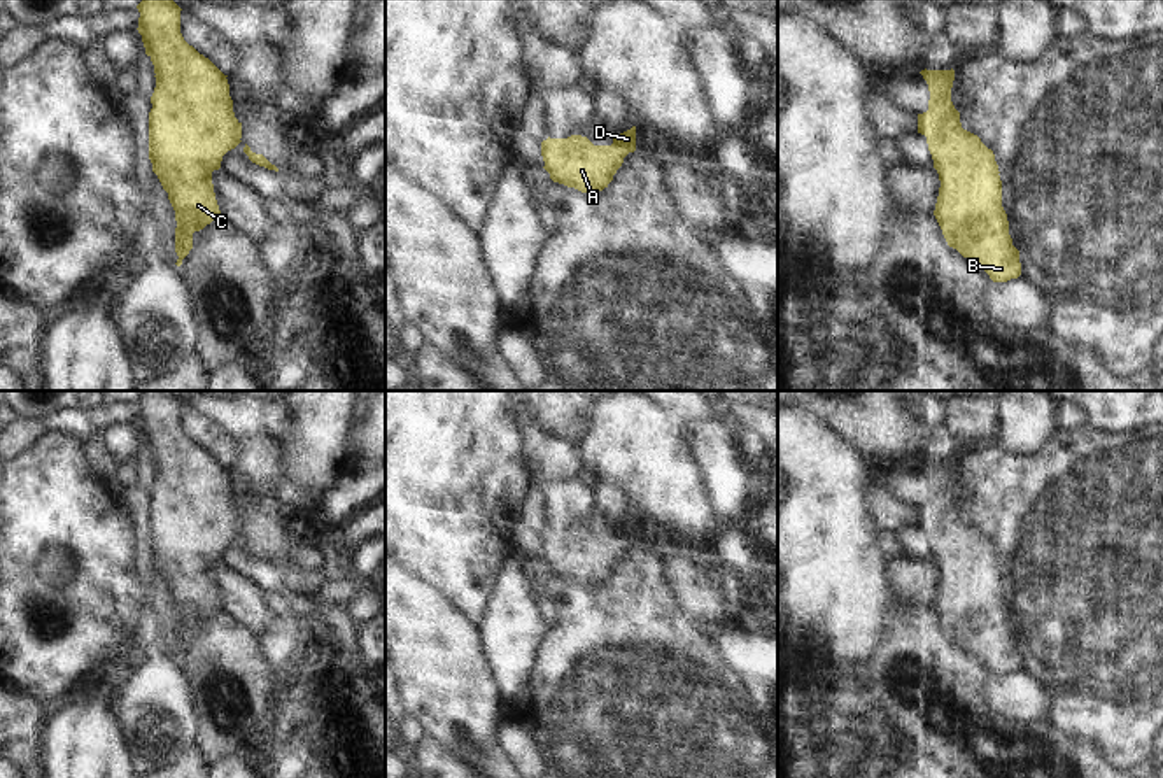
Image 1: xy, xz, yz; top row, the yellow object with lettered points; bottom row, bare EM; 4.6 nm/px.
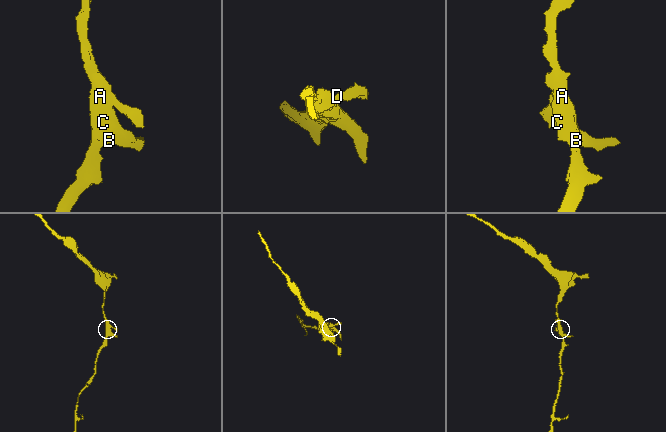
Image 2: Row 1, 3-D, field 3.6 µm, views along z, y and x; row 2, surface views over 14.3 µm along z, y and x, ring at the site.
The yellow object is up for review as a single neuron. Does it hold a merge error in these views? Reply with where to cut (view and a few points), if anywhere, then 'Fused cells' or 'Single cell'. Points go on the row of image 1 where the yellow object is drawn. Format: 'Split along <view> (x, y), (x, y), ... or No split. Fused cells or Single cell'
No split. Single cell.

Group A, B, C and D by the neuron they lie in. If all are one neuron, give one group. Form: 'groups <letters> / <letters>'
groups A B C D

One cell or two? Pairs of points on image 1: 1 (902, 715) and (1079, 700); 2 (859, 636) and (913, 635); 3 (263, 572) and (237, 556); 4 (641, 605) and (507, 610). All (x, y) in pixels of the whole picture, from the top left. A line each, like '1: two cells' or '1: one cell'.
1: two cells
2: two cells
3: one cell
4: two cells

